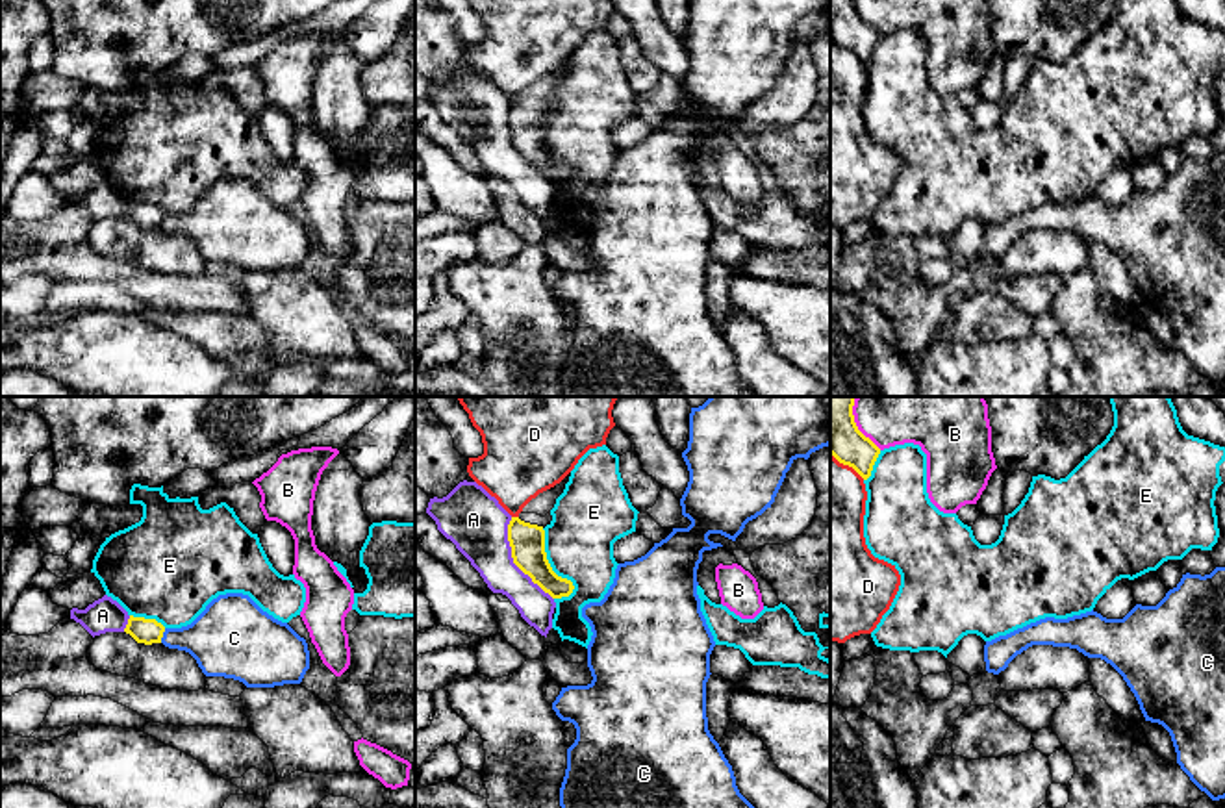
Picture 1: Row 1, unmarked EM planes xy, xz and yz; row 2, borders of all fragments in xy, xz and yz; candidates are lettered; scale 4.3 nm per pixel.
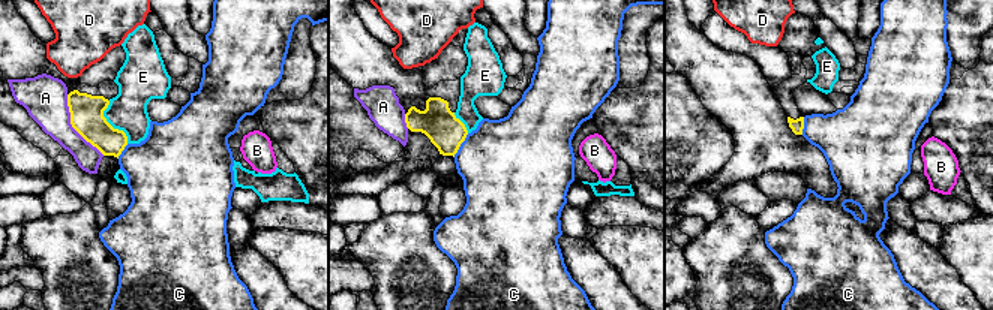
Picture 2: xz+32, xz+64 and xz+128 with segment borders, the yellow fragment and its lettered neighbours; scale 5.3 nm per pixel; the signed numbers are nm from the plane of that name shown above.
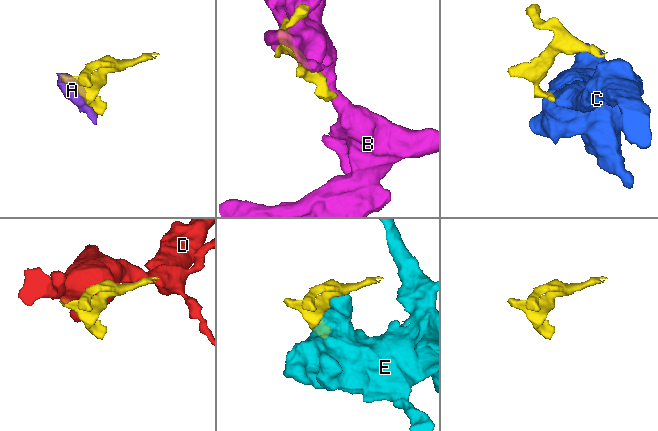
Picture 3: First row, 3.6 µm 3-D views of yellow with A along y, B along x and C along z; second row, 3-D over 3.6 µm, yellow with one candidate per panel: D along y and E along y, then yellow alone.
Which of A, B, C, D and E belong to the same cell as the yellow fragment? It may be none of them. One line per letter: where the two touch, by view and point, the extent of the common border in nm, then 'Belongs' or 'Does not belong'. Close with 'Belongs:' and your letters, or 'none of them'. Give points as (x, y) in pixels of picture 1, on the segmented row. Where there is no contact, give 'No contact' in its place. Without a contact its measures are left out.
A: Touches yellow at xz (514, 560). Shared border 400 nm. Does not belong
B: Touches yellow at yz (855, 425). Shared border 260 nm. Does not belong
C: Touches yellow at xy (162, 636). Shared border 70 nm. Does not belong
D: Touches yellow at yz (847, 464). Shared border 190 nm. Does not belong
E: Touches yellow at xz (549, 566). Shared border 320 nm. Does not belong
Belongs: none of them

